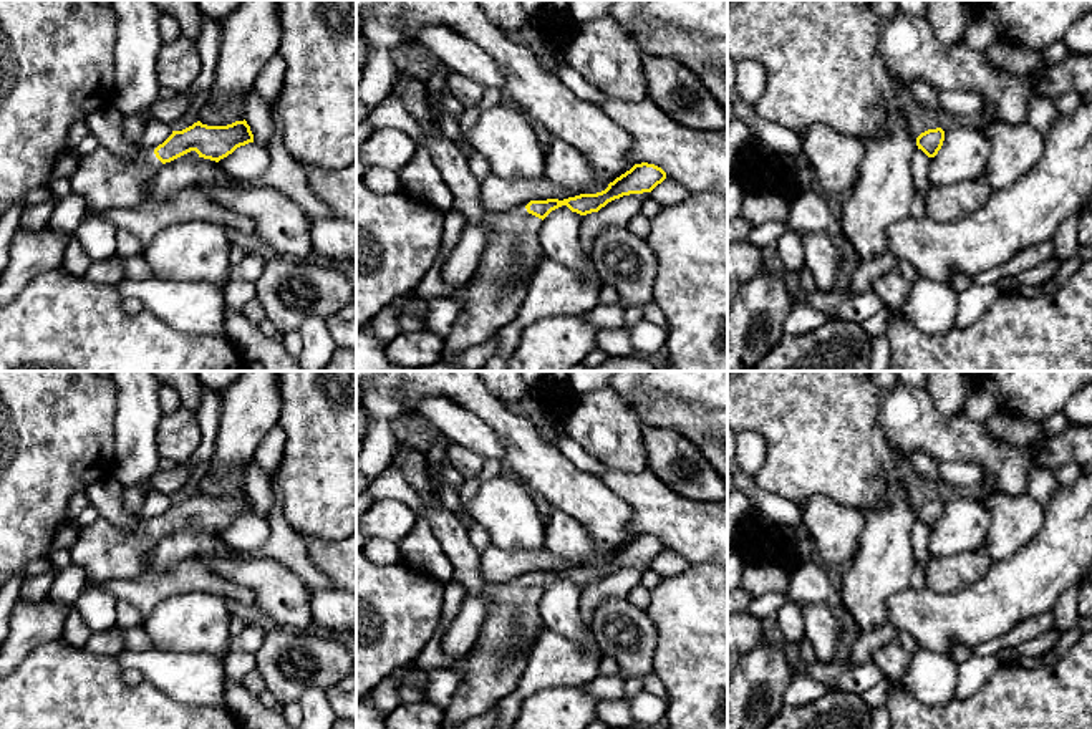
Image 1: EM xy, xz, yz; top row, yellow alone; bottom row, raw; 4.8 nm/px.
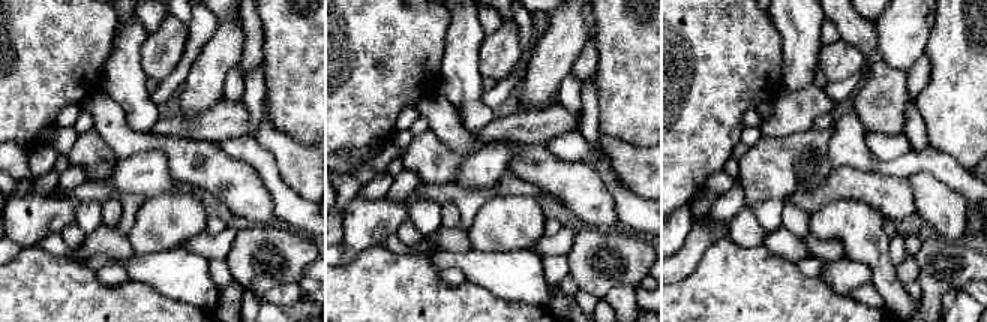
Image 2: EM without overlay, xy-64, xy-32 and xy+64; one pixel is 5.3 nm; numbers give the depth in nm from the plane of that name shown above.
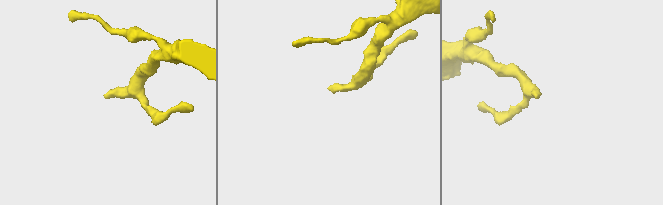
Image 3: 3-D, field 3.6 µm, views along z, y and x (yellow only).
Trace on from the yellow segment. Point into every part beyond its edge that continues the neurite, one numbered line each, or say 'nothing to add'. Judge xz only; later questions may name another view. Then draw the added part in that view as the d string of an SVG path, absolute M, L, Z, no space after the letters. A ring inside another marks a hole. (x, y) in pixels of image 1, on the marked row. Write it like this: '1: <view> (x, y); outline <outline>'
1: xz (494, 295); outline M396 75L391 93L398 93L406 111L419 124L426 149L449 187L454 205L467 225L487 225L490 237L479 265L457 293L459 316L442 340L442 360L484 343L517 318L529 282L545 257L540 245L542 219L525 205L490 212L481 199L481 181L471 172L467 151L454 144L429 114L426 83Z

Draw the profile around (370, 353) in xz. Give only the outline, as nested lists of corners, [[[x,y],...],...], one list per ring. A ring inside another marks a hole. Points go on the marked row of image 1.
[[[371,326],[356,330],[356,371],[459,371],[444,360],[426,368],[399,368],[393,364],[384,345],[376,338]]]

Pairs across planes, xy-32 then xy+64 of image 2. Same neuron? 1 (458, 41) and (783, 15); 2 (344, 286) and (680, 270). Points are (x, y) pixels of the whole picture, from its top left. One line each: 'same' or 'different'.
1: same
2: different

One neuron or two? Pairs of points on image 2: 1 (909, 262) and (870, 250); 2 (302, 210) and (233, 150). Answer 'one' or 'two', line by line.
1: two
2: one

